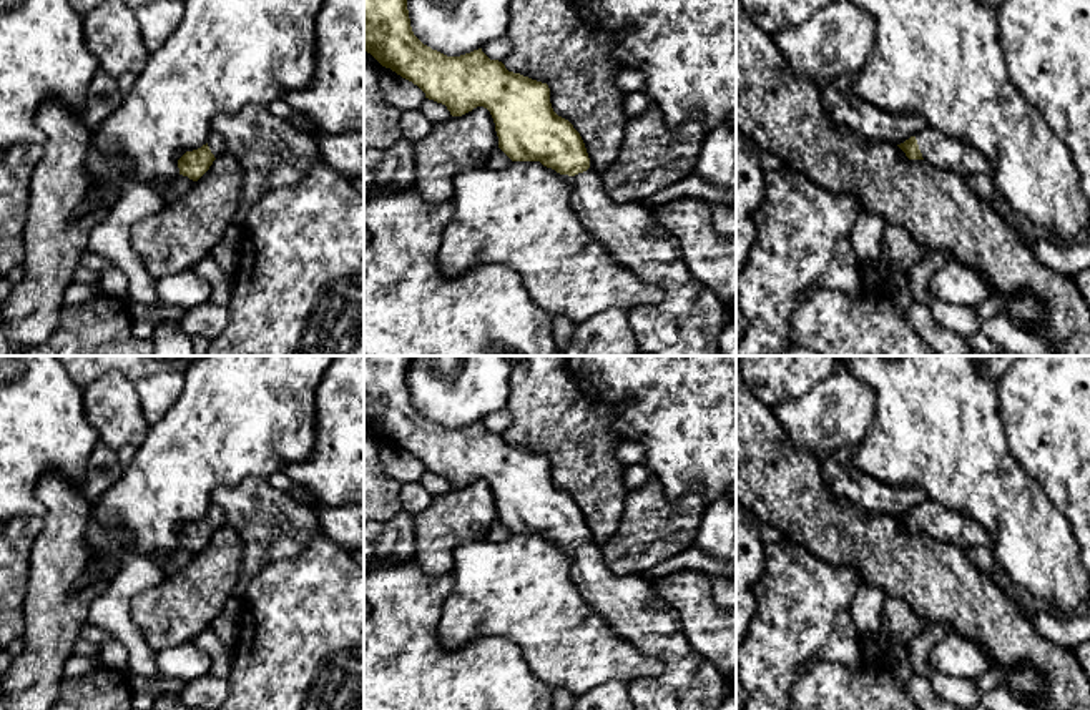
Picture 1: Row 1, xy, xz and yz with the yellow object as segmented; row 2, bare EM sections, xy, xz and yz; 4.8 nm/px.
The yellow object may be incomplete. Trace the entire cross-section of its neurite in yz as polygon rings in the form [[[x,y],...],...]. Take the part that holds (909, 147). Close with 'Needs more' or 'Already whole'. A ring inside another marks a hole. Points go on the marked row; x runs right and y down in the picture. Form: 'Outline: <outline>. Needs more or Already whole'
Outline: [[[927,128],[897,145],[909,160],[926,160],[935,168],[965,178],[974,173],[992,175],[992,165],[975,148]]]. Needs more

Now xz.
Outline: [[[364,0],[364,52],[417,85],[425,98],[445,105],[452,116],[462,116],[477,106],[487,108],[495,123],[498,148],[512,161],[540,161],[573,178],[572,205],[587,231],[640,281],[660,286],[665,293],[661,303],[628,311],[641,353],[713,356],[718,351],[718,336],[733,318],[726,303],[688,269],[680,243],[660,226],[653,210],[640,201],[613,203],[606,196],[601,176],[590,168],[580,133],[553,111],[547,83],[508,71],[502,62],[490,60],[482,48],[460,57],[432,50],[414,35],[407,0]]]. Needs more

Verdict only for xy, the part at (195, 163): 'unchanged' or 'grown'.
grown

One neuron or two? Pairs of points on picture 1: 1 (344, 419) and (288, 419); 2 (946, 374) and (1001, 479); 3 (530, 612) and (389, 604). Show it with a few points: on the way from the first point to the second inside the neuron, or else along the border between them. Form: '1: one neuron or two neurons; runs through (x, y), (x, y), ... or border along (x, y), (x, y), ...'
1: two neurons; border along (321, 381), (316, 388), (316, 441), (304, 458)
2: one neuron; runs through (946, 401), (946, 424), (974, 453)
3: two neurons; border along (452, 571), (452, 587), (437, 629), (441, 645)

